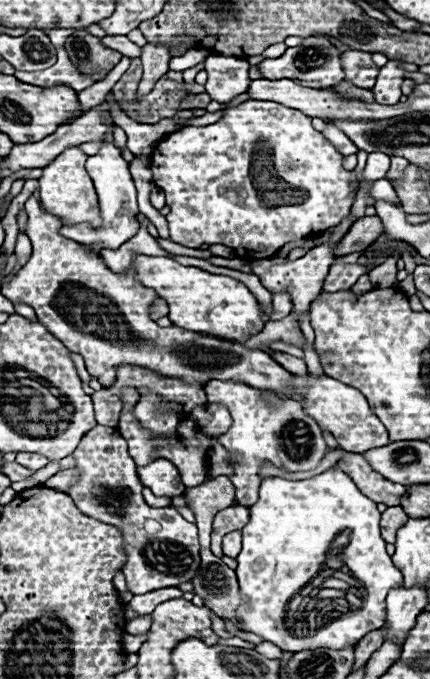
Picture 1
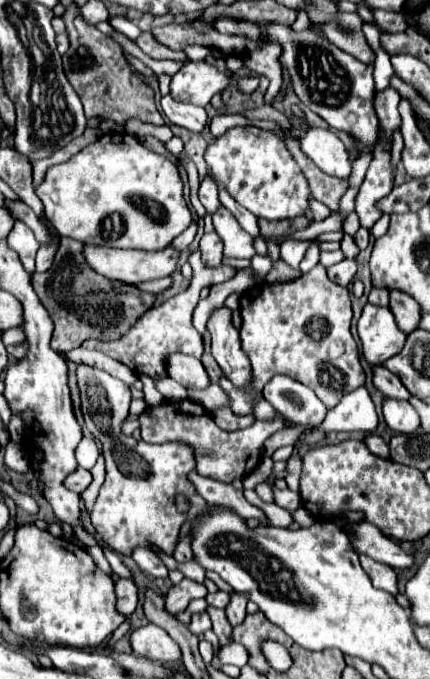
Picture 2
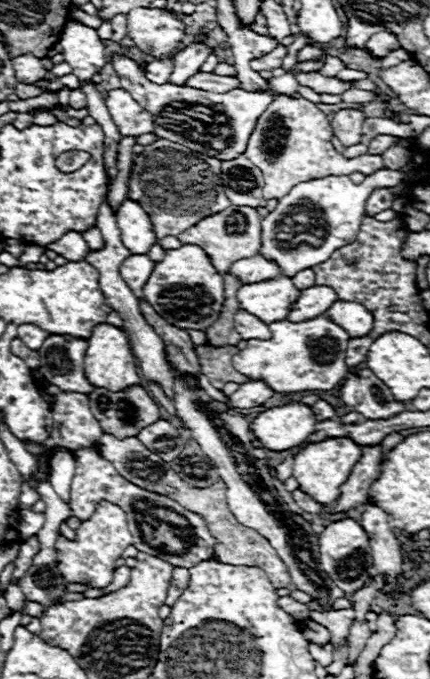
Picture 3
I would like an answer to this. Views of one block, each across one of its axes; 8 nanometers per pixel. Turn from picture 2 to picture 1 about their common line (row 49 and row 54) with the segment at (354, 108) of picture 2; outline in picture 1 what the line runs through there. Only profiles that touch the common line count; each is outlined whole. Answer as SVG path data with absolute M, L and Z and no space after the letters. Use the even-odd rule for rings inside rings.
M308 36L308 38L304 38L302 46L288 48L282 56L266 58L266 60L258 62L256 66L258 66L258 72L262 74L262 78L266 78L266 80L290 78L290 80L298 80L298 84L314 82L314 88L330 88L342 80L342 68L338 62L338 54L340 54L340 50L326 36Z

